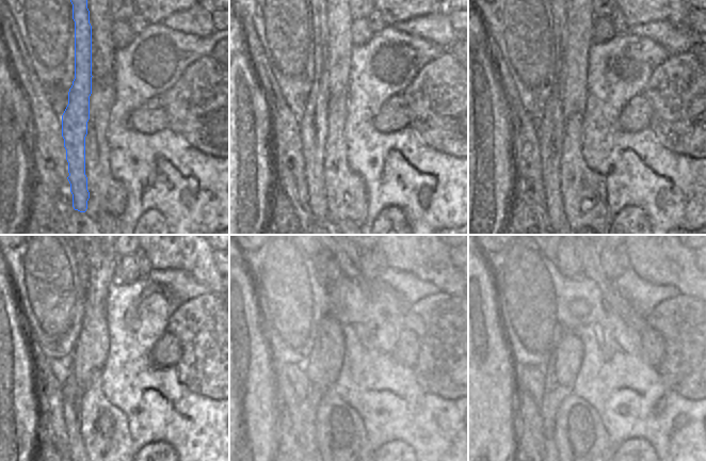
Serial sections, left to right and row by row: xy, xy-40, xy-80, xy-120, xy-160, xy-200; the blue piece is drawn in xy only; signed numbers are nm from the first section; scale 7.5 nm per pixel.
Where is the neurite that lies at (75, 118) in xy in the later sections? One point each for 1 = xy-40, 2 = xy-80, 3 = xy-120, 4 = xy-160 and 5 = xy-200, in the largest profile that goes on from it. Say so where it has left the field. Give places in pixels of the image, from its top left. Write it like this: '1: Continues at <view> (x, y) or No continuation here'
1: Continues at xy-40 (314, 118)
2: Continues at xy-80 (551, 126)
3: Continues at xy-120 (74, 393)
4: Continues at xy-160 (308, 412)
5: Continues at xy-200 (551, 451).

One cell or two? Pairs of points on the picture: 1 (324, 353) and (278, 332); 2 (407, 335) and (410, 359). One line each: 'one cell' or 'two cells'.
1: two cells
2: one cell

